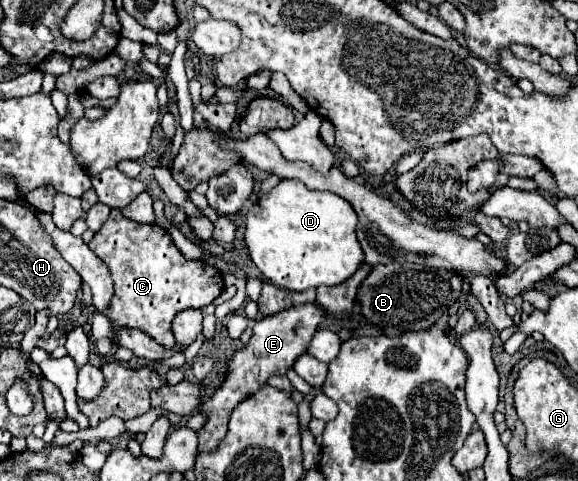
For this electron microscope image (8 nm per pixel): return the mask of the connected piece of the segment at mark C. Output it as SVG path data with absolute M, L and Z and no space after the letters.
M113 210L107 224L93 236L89 248L107 264L113 278L113 298L101 314L115 326L139 328L165 348L175 344L171 334L173 318L187 308L203 308L211 304L223 290L221 272L201 260L187 260L167 230L149 224L137 224Z

